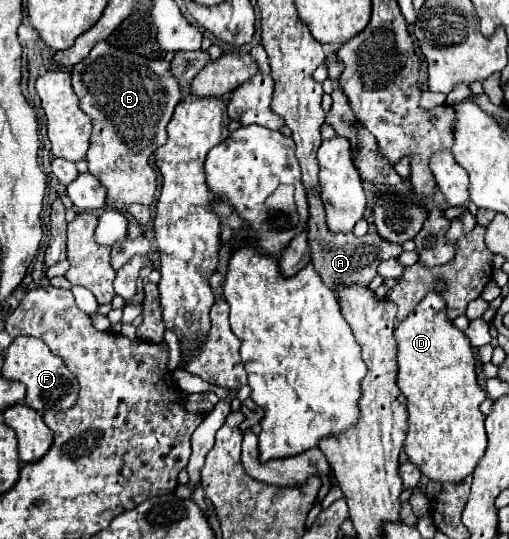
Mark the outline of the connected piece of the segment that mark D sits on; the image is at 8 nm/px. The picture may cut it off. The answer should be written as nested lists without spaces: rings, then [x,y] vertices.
[[[428,293],[420,303],[418,307],[414,309],[414,313],[410,313],[398,327],[396,327],[396,341],[398,341],[398,387],[400,391],[404,393],[406,401],[408,401],[408,435],[406,435],[406,441],[404,441],[404,451],[408,455],[408,459],[422,471],[424,477],[428,477],[430,481],[438,481],[438,483],[458,483],[462,481],[462,477],[468,477],[474,473],[478,461],[484,457],[484,451],[486,451],[486,431],[484,431],[484,413],[480,411],[480,403],[486,399],[486,391],[478,385],[476,381],[476,373],[474,373],[474,353],[472,353],[472,347],[470,347],[470,341],[464,337],[464,333],[460,329],[456,329],[452,325],[452,321],[448,321],[446,317],[446,303],[444,299],[438,295],[438,293]]]

